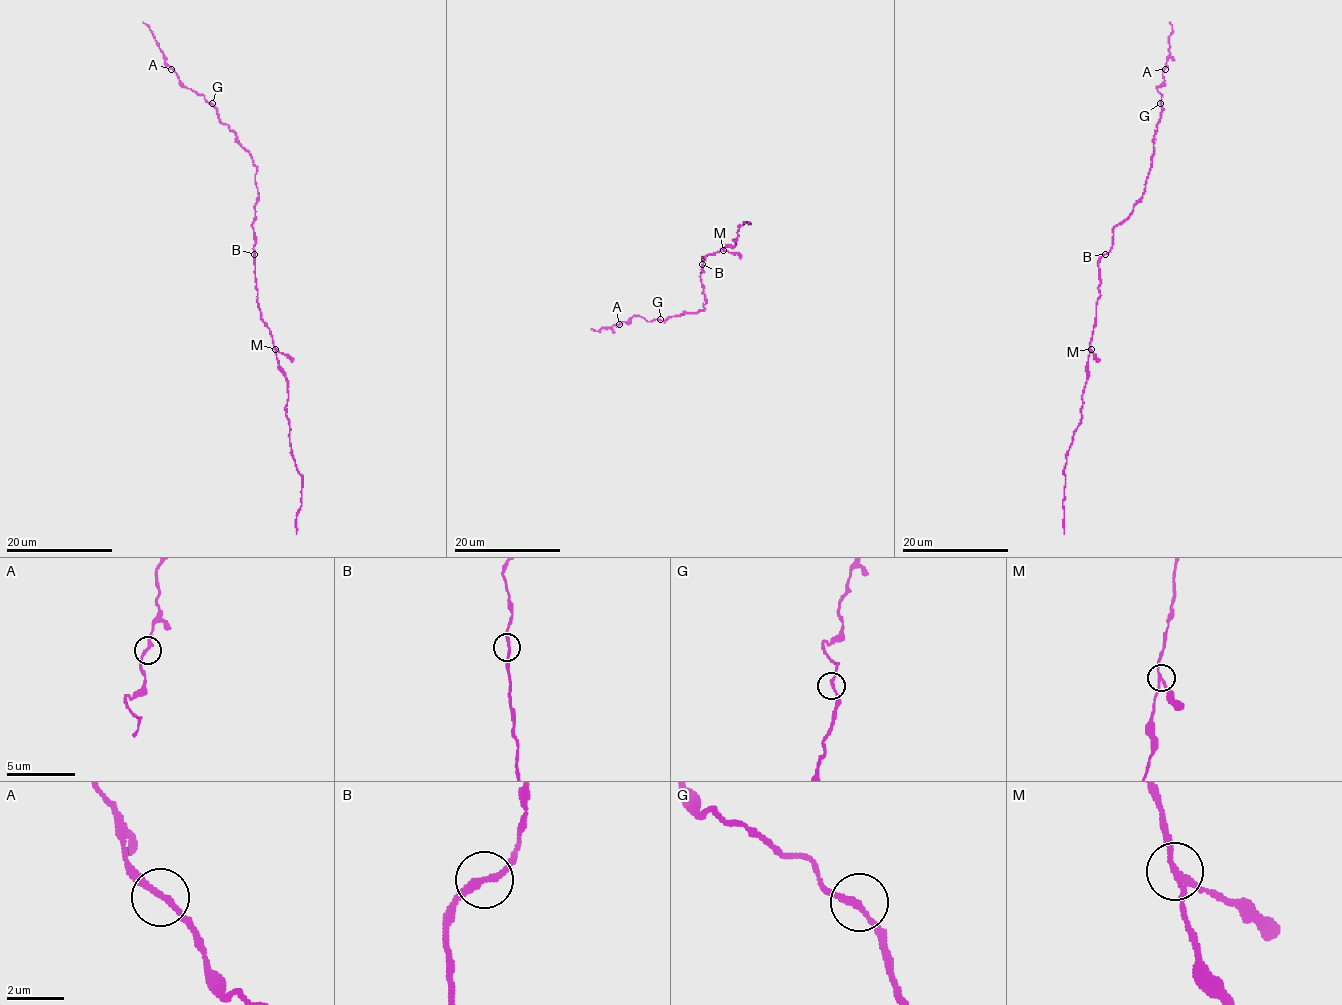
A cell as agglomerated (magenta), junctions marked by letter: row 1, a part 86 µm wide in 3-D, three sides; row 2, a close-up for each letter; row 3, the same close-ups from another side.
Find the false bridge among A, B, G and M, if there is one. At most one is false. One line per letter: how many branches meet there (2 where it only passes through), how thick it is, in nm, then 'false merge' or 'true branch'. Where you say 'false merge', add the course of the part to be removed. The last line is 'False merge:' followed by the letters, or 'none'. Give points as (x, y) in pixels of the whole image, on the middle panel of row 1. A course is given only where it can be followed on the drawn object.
A: branches 2; calibre 220 nm; true branch
B: branches 2; calibre 200 nm; true branch
G: branches 2; calibre 200 nm; true branch
M: branches 3; calibre 180 nm; false merge; course (723, 250), (735, 252), (740, 259)
False merge: M

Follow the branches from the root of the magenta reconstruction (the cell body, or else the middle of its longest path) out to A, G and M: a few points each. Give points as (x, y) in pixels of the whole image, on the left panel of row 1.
A: (255, 254), (252, 222), (259, 193), (252, 157), (220, 121), (218, 110), (203, 95), (187, 89), (171, 69)
G: (255, 254), (252, 222), (259, 195), (255, 181), (256, 166), (236, 135), (220, 121), (212, 103)
M: (255, 254), (260, 318), (270, 330), (275, 349)

